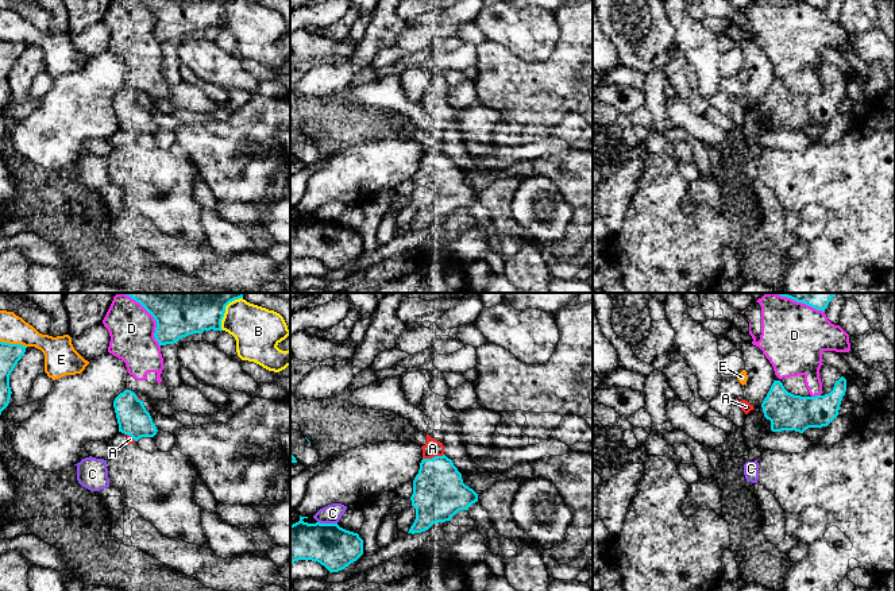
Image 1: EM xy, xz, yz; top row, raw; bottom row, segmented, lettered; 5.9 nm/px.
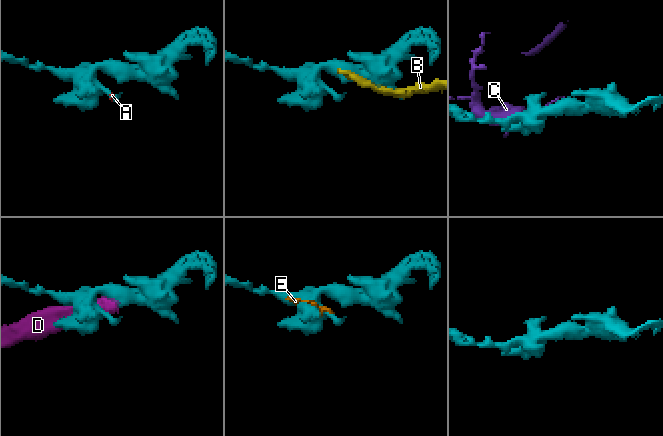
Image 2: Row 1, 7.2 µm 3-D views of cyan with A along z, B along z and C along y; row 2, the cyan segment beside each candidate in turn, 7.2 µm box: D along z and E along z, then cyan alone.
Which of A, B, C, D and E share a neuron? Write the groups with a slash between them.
A E / B / C / D

